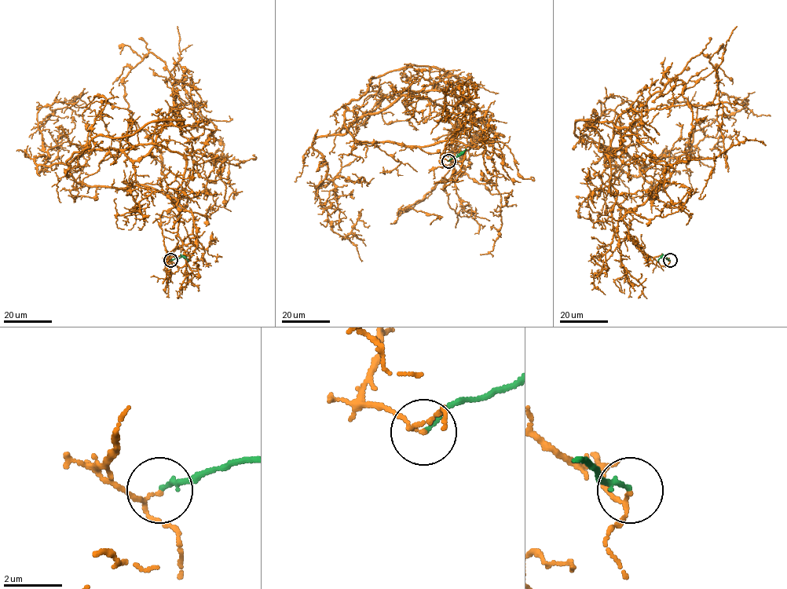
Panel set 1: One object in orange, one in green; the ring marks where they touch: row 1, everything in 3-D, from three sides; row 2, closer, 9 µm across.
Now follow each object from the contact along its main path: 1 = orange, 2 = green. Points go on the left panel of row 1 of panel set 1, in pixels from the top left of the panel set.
1: (170, 261), (192, 226), (174, 198), (67, 175), (94, 137), (184, 120), (149, 53), (122, 82), (151, 139)
2: (170, 261), (184, 257), (188, 261)

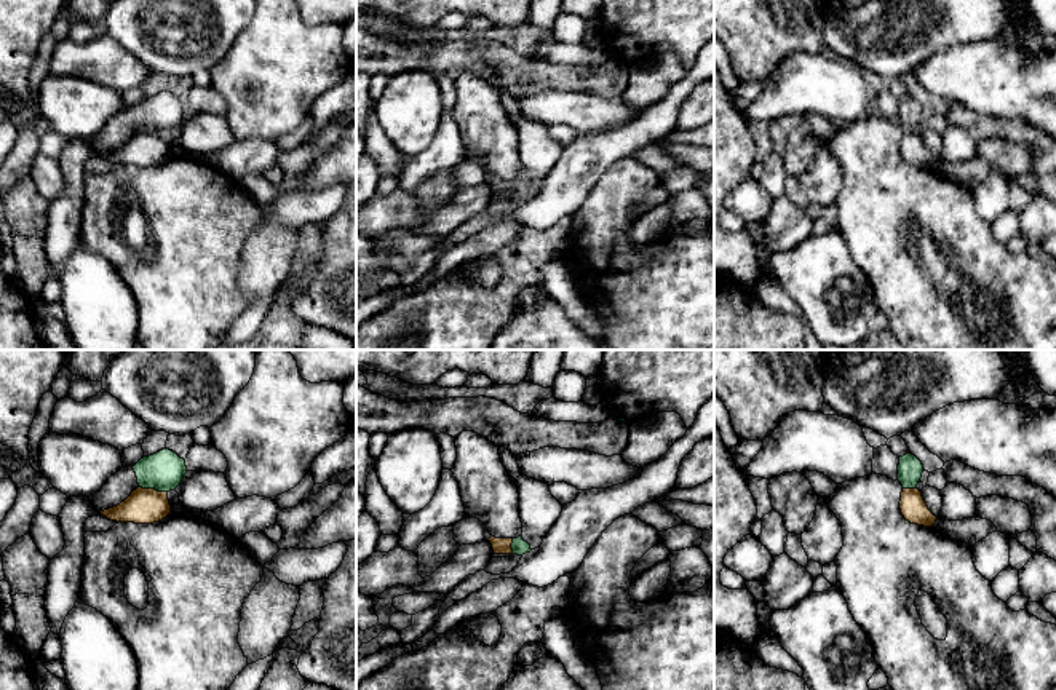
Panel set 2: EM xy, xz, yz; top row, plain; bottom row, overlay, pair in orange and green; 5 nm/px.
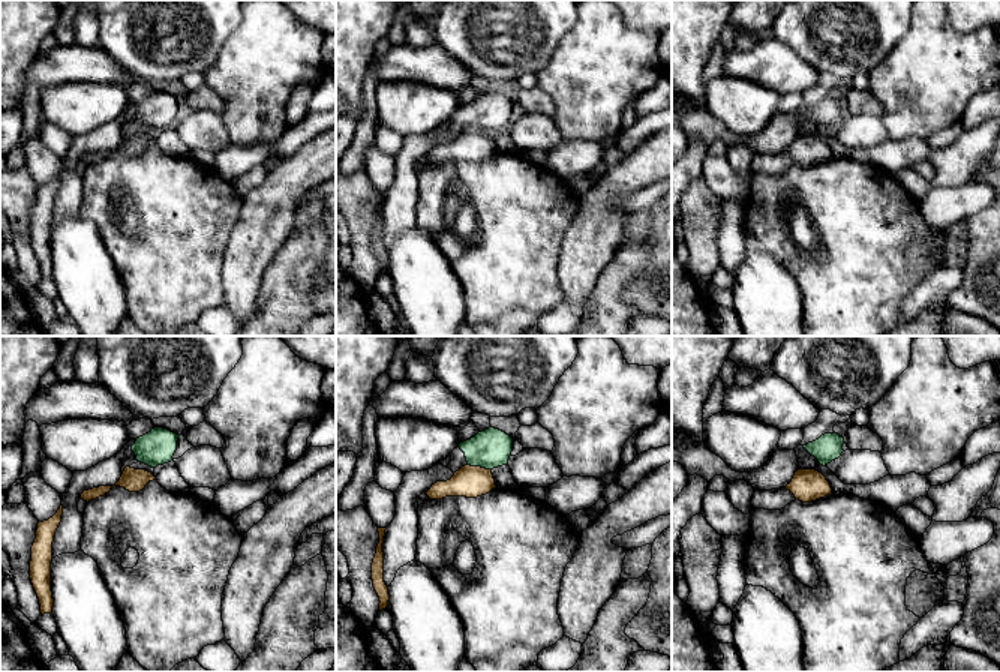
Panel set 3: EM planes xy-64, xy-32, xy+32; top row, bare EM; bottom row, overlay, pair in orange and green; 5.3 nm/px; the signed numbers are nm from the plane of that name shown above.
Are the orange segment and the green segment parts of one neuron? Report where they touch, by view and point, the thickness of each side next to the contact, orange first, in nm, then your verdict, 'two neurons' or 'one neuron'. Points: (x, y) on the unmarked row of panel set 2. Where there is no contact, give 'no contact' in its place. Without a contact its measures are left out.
xy (154, 131) | 180/200 nm | two neurons

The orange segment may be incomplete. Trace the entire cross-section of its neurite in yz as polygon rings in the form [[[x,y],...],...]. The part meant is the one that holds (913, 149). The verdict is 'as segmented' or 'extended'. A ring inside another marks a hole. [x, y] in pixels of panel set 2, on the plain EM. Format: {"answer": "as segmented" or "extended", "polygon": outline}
{"answer": "as segmented", "polygon": [[[903,131],[899,144],[901,157],[911,166],[933,169],[936,158],[928,152],[919,131]]]}

